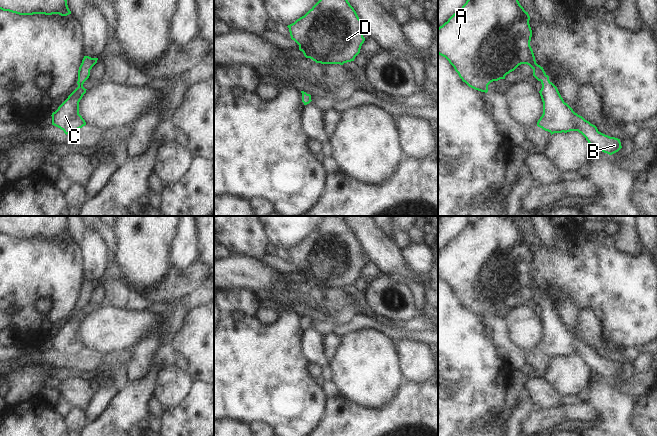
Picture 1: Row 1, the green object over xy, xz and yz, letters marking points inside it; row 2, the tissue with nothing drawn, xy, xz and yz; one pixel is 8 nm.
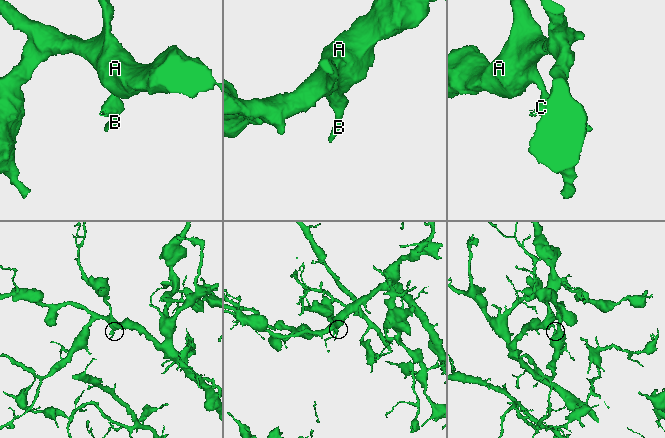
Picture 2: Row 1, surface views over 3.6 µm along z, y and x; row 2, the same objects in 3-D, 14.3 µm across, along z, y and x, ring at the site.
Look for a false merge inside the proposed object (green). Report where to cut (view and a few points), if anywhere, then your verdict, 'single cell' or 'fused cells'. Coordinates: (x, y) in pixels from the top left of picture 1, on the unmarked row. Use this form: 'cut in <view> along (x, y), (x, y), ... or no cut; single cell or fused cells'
no cut; single cell

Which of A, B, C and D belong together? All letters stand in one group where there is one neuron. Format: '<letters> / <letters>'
A B C D

